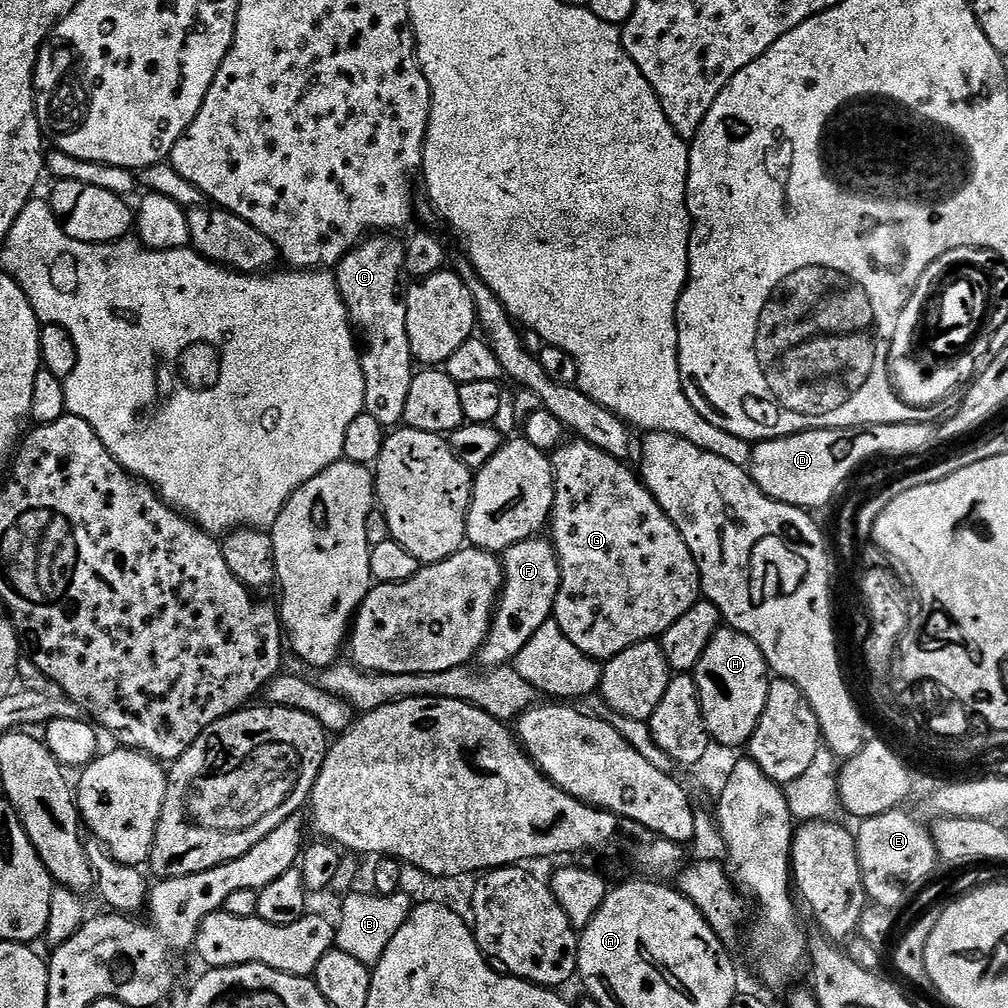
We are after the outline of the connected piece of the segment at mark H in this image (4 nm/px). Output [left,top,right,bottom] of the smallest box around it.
[694,627,770,748]

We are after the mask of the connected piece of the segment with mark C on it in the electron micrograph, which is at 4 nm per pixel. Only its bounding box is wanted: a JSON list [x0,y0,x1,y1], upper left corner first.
[334,234,414,430]

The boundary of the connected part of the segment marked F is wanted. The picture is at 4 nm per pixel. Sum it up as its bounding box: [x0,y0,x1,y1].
[478,538,560,669]

